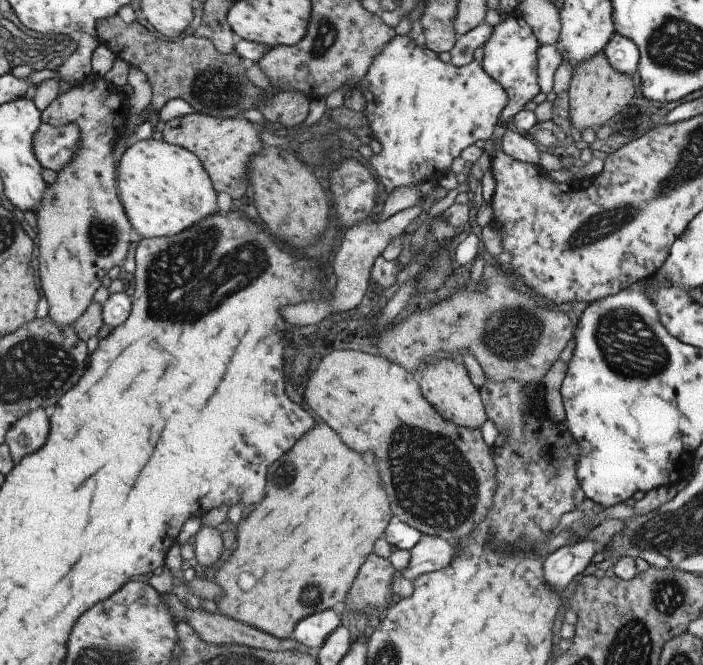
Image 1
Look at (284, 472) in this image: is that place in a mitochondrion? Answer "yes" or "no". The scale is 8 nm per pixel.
yes

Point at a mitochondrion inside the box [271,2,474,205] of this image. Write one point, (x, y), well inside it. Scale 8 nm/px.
(327, 33)

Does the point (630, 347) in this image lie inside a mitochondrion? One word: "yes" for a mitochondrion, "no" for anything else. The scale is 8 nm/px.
yes

